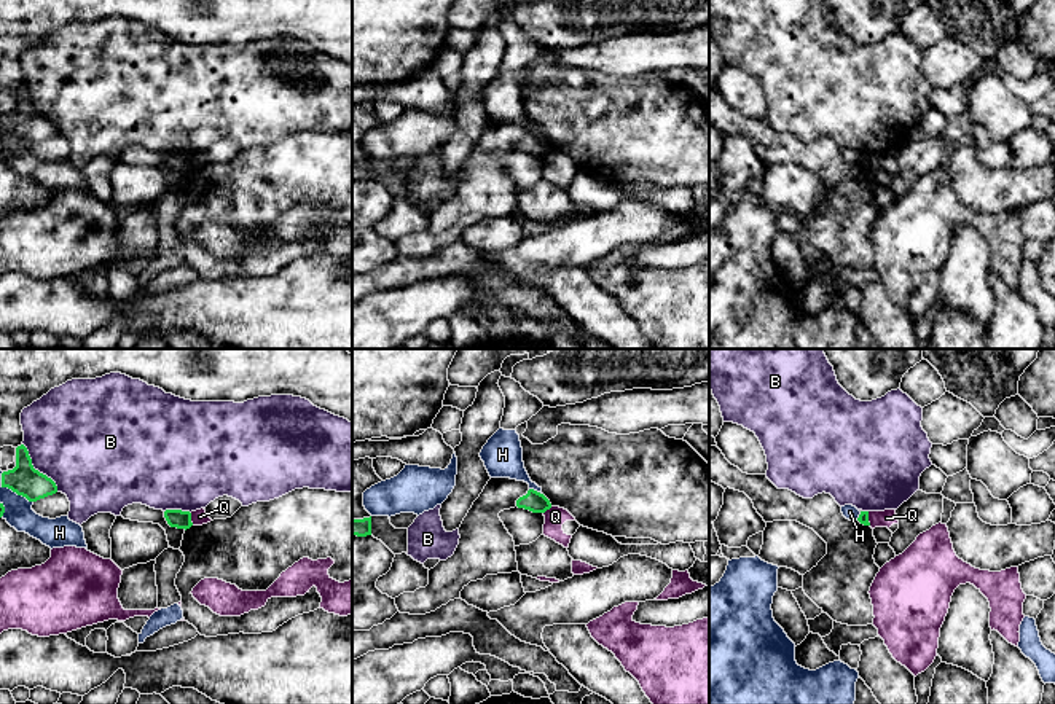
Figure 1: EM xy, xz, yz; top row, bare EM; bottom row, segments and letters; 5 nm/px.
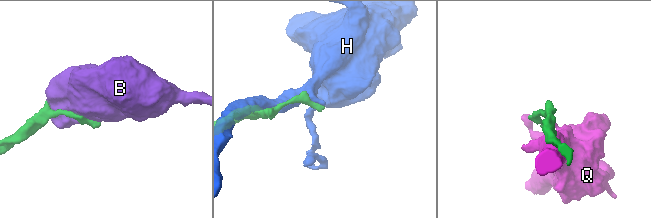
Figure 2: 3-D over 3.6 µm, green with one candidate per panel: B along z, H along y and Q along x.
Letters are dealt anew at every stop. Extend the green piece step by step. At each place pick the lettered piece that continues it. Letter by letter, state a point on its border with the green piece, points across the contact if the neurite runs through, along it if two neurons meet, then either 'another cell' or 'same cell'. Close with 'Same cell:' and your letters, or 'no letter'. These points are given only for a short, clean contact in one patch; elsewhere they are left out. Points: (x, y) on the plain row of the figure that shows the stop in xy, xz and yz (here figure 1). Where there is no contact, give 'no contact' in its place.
B: meets green in xy at (37, 113); another cell
H: meets green in xz at (536, 134); another cell
Q: meets green in xy at (190, 163); another cell
Same cell: no letter

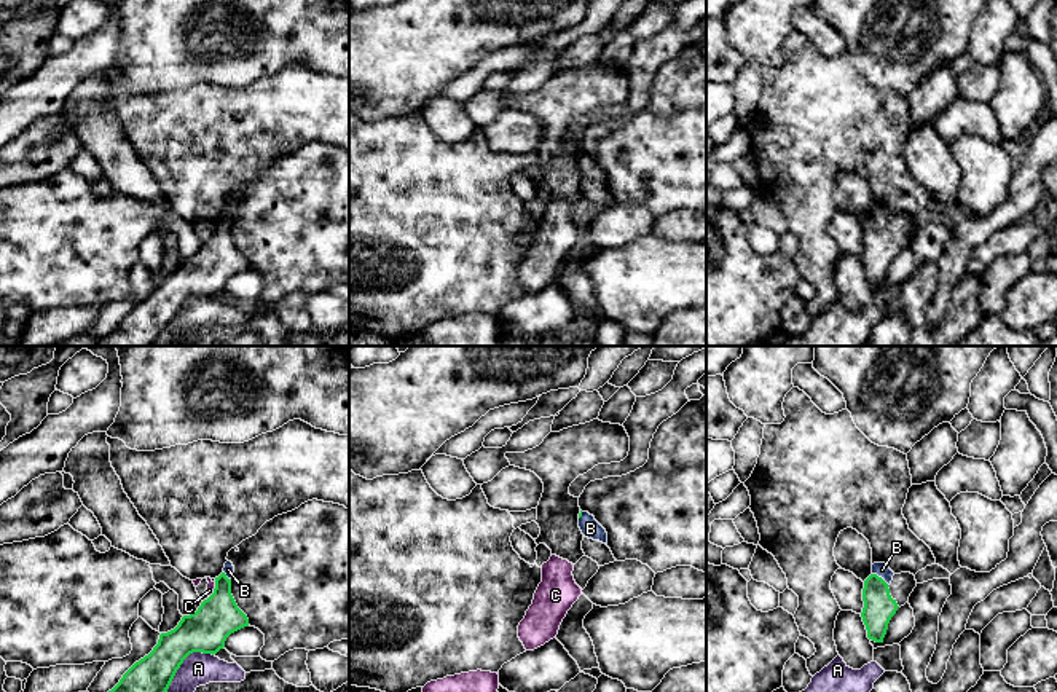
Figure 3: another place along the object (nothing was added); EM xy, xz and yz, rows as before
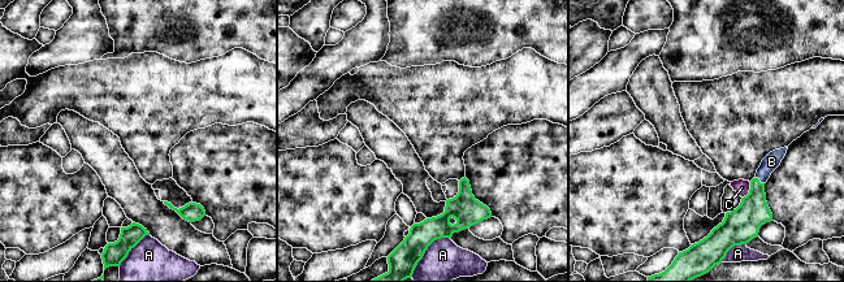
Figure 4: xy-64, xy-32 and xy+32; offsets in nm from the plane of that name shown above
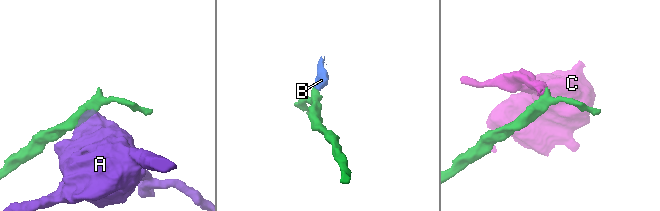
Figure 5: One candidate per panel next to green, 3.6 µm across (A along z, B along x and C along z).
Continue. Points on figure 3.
A: meets green in xy at (182, 305); border along xy (212, 297), (192, 295), (165, 335); another cell
B: meets green in yz at (880, 220); runs through yz (879, 249), (880, 220), (882, 212); same cell
C: meets green in xy at (214, 231); border along xy (216, 224), (214, 235), (209, 239); another cell
Same cell: B

